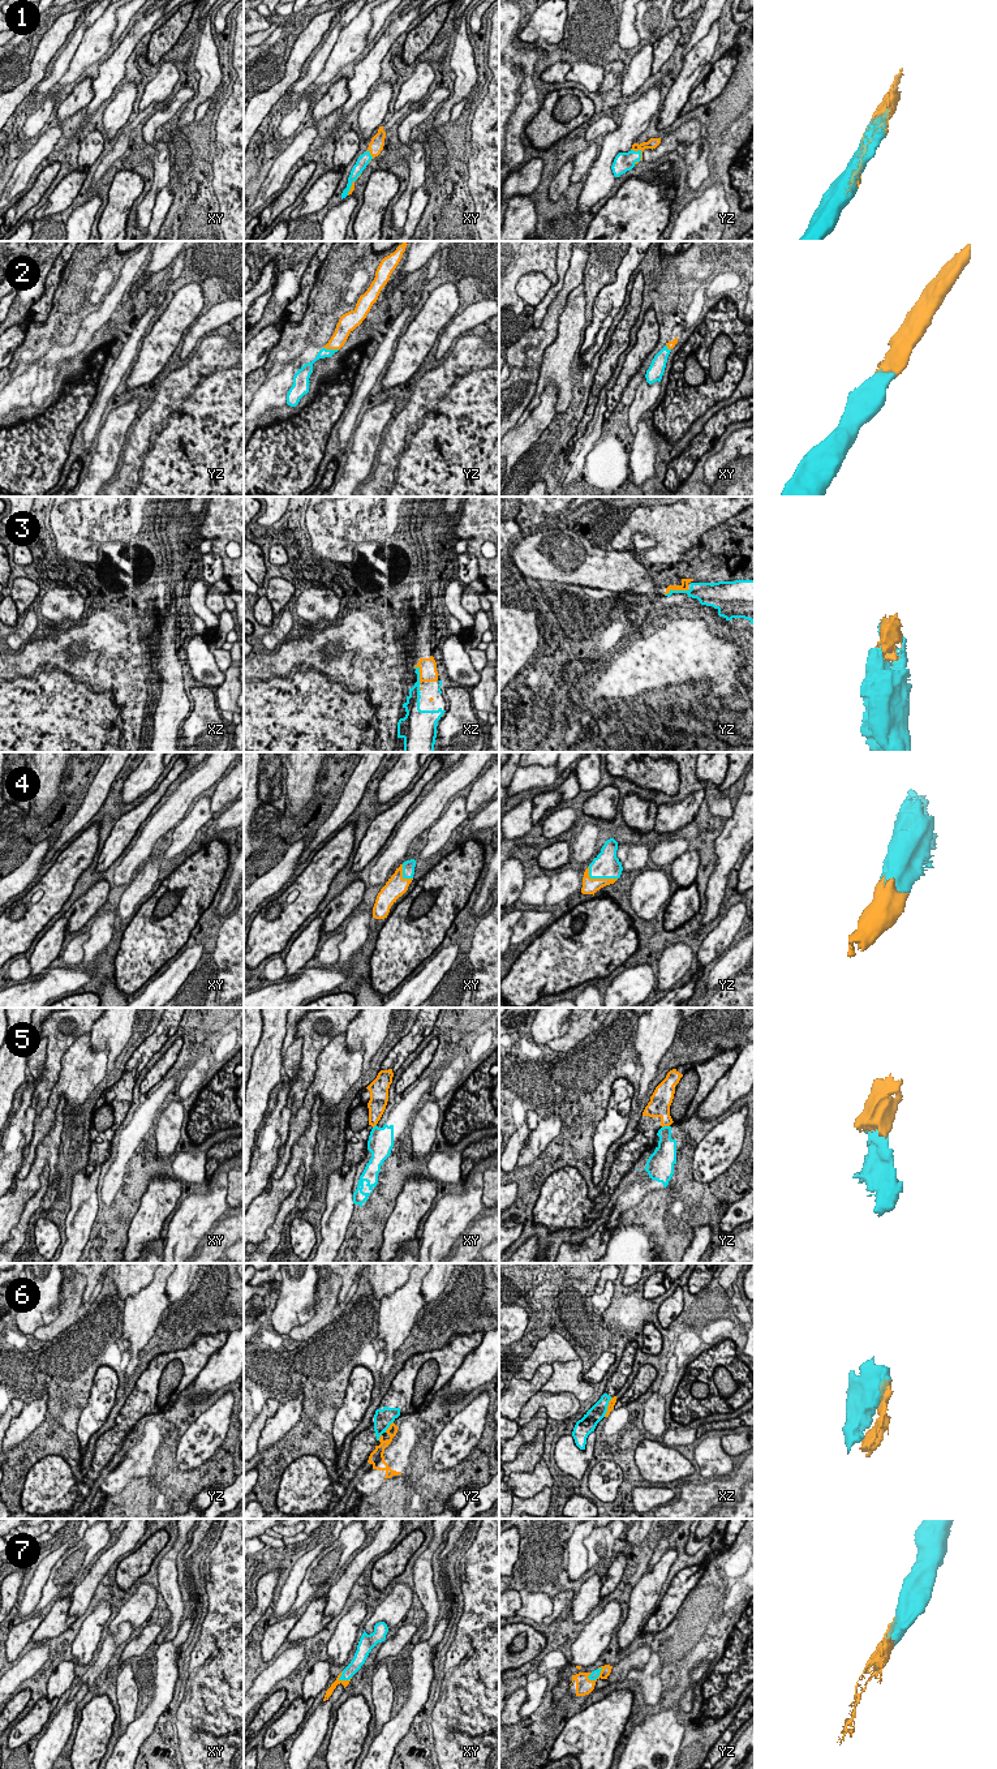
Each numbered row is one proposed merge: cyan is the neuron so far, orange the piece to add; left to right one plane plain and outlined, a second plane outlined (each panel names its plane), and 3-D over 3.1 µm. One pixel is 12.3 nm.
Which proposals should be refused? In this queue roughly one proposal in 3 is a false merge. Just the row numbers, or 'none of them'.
5, 6

